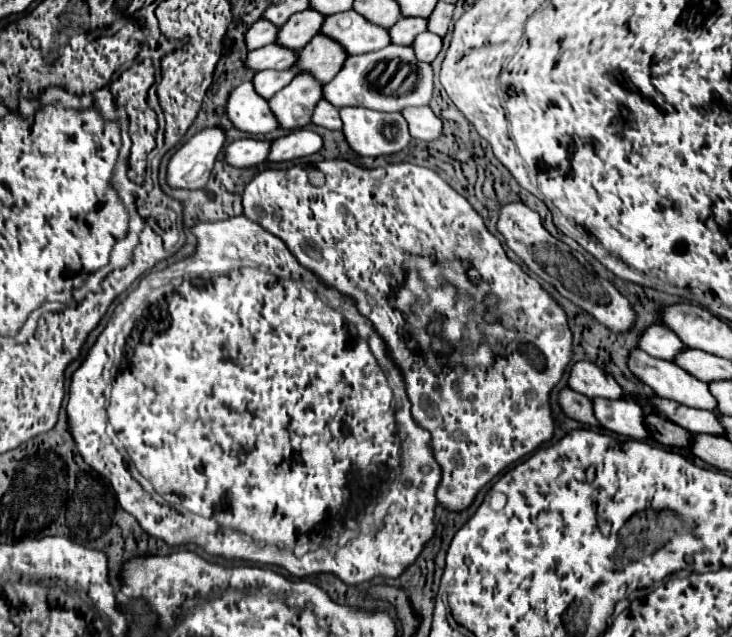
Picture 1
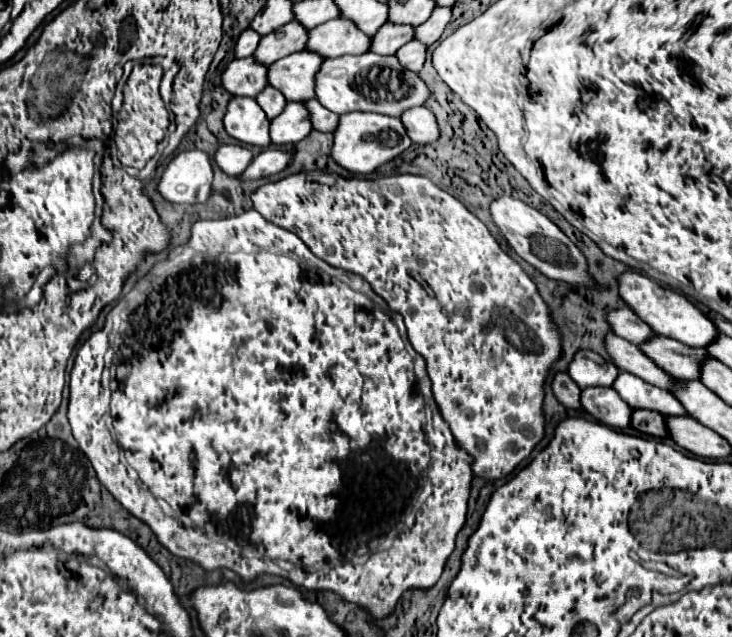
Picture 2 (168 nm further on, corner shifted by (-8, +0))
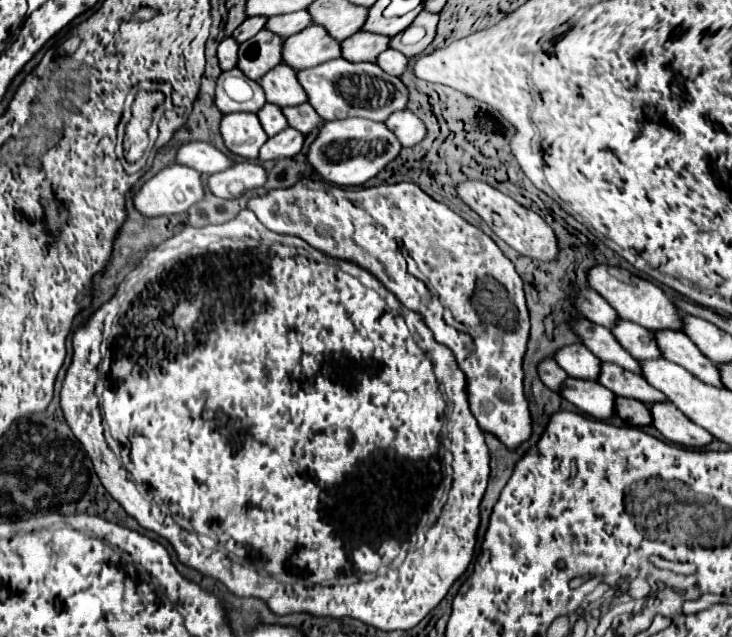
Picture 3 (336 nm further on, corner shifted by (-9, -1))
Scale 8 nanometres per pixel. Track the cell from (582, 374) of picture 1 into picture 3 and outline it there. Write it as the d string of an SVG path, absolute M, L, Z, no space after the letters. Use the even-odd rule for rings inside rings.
M570 344L570 346L558 348L554 354L554 360L572 378L596 380L600 374L600 360L582 344Z

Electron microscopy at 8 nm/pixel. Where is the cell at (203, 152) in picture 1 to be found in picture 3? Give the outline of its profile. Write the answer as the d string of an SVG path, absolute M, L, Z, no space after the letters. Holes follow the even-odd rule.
M168 166L160 170L156 176L152 176L132 198L134 208L146 216L146 218L158 218L158 216L172 216L186 212L192 204L200 202L204 196L204 184L200 180L200 174L196 170L188 170L186 166Z

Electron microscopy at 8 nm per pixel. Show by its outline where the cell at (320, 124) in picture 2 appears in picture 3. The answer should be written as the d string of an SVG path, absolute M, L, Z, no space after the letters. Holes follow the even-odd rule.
M306 102L300 106L294 106L294 108L284 108L282 114L286 116L288 126L300 130L302 134L308 134L310 130L314 130L322 124L320 118L316 118L316 112Z

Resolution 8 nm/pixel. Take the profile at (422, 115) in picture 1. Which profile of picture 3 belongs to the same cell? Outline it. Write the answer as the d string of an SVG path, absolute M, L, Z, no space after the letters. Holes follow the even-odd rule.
M410 110L390 114L384 124L388 130L394 132L394 136L400 140L402 146L414 146L426 136L424 122Z

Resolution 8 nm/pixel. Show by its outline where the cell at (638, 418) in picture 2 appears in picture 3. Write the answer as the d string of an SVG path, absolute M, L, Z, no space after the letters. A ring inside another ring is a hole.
M616 398L616 414L630 426L646 426L650 424L650 410L646 404L632 398Z

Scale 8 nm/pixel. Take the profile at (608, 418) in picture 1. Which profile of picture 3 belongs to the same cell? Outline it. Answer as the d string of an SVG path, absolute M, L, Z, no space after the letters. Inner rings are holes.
M566 378L560 388L560 396L572 402L580 412L598 420L608 420L614 414L612 402L616 396L594 380Z

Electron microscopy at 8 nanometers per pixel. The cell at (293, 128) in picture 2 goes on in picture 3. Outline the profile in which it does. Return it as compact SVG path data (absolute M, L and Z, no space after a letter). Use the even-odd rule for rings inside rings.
M286 128L282 130L276 138L270 138L262 148L260 148L260 162L268 162L268 160L280 160L280 158L292 158L302 150L304 144L304 134L300 134L294 128Z

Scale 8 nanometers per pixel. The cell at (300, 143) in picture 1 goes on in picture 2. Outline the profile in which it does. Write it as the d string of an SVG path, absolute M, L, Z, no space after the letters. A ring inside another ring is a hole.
M265 149L255 157L255 161L251 161L251 165L247 167L247 171L241 177L243 179L259 179L259 177L275 175L275 173L283 171L291 159L293 159L293 151Z

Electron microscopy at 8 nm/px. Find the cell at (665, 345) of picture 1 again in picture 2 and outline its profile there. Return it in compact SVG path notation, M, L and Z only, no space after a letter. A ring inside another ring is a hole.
M629 307L611 311L607 315L607 321L609 321L615 335L619 335L619 337L623 337L635 345L643 345L651 337L655 337L655 331L645 321L639 321L637 313L631 313Z

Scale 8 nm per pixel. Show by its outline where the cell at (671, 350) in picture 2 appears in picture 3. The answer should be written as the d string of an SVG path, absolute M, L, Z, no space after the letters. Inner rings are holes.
M618 318L610 332L620 342L620 346L624 350L628 350L636 360L640 360L640 358L662 358L656 342L652 338L652 332L646 330L644 326Z

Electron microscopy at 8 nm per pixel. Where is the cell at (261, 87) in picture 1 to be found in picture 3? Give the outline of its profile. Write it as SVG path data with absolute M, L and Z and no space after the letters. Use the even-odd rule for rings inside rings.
M266 104L266 106L260 110L258 118L260 118L260 124L262 124L264 132L268 134L268 138L276 136L278 132L282 132L282 130L288 126L284 114L280 112L280 108L278 108L278 106L272 106L272 104Z

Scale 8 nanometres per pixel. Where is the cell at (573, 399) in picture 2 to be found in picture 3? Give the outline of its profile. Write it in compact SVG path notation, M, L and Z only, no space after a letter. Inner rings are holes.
M544 358L538 362L538 376L544 382L544 386L548 386L550 390L556 390L556 392L560 390L562 382L566 378L564 370L556 364L554 358Z

